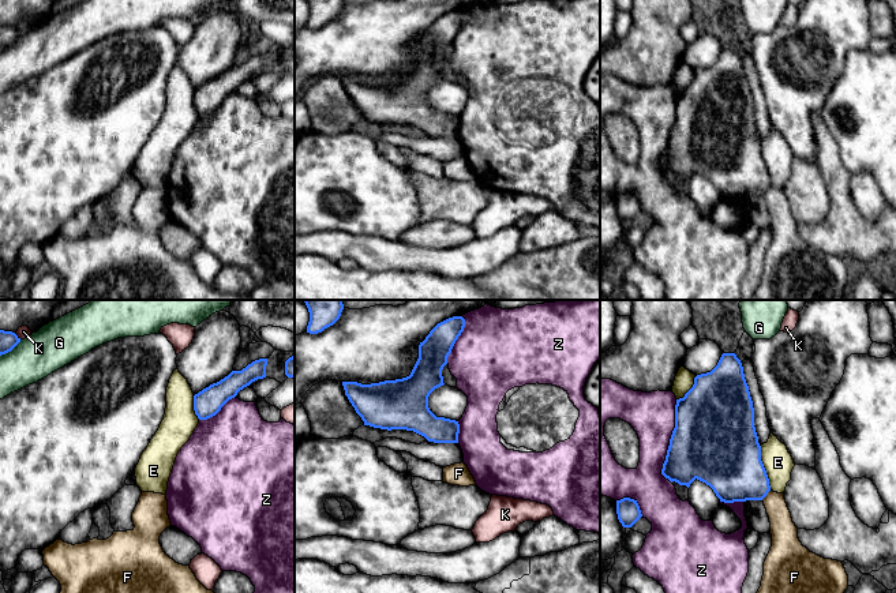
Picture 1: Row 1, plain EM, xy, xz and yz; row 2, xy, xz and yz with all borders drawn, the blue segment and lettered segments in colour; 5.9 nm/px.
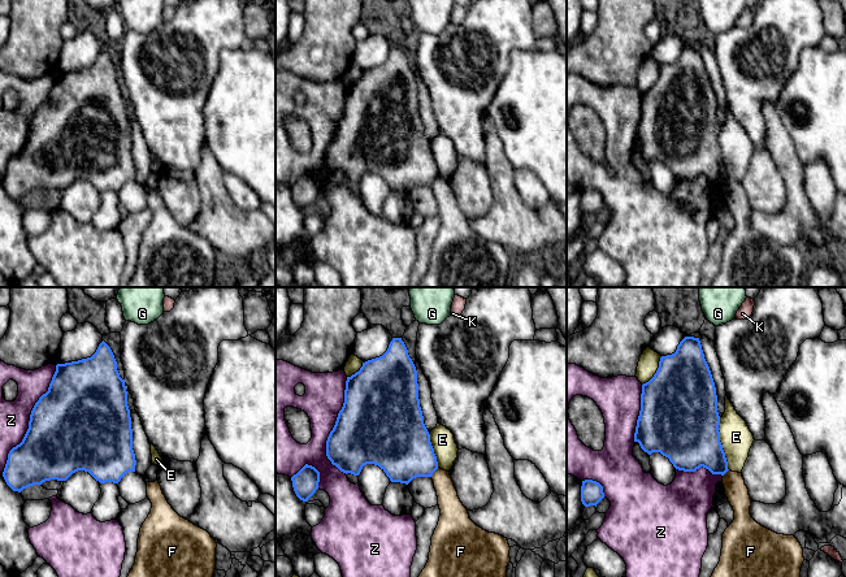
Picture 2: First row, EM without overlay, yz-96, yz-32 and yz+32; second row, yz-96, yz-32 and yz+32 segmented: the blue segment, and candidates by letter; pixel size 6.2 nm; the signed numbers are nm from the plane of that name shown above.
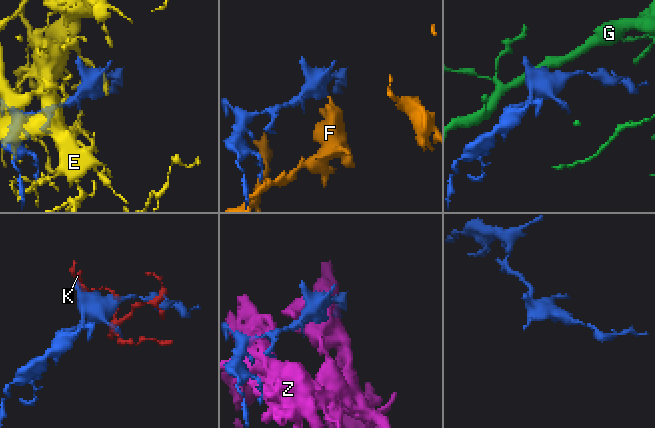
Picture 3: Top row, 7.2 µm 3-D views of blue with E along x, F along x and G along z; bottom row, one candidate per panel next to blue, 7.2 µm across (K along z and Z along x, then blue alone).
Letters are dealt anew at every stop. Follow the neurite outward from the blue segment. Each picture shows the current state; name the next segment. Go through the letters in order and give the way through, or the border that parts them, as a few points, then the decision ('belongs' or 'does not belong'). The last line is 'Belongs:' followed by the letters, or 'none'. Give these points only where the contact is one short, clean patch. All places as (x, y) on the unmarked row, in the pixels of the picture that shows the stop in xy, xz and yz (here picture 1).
E: does not belong
F: along yz (771, 184), (761, 194) | does not belong
G: does not belong
K: does not belong
Z: does not belong
Belongs: none

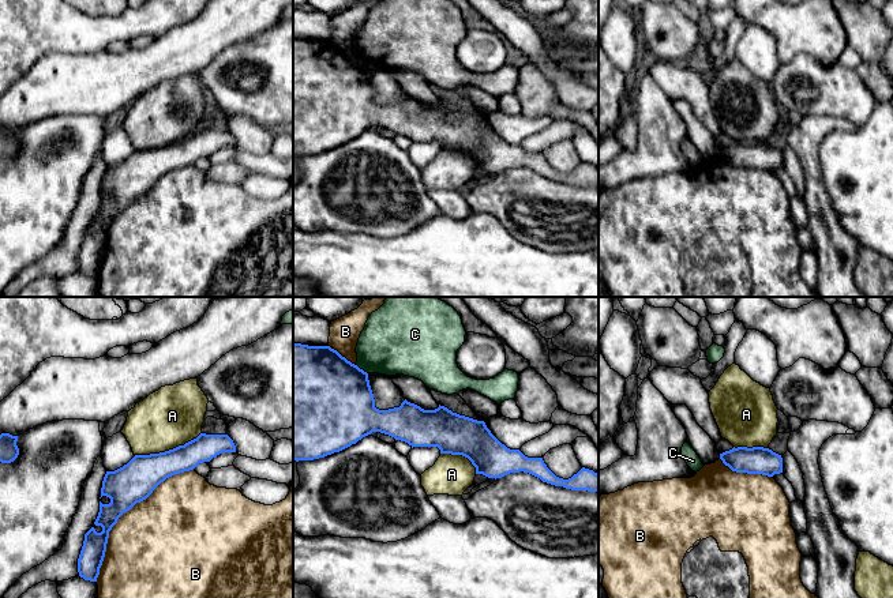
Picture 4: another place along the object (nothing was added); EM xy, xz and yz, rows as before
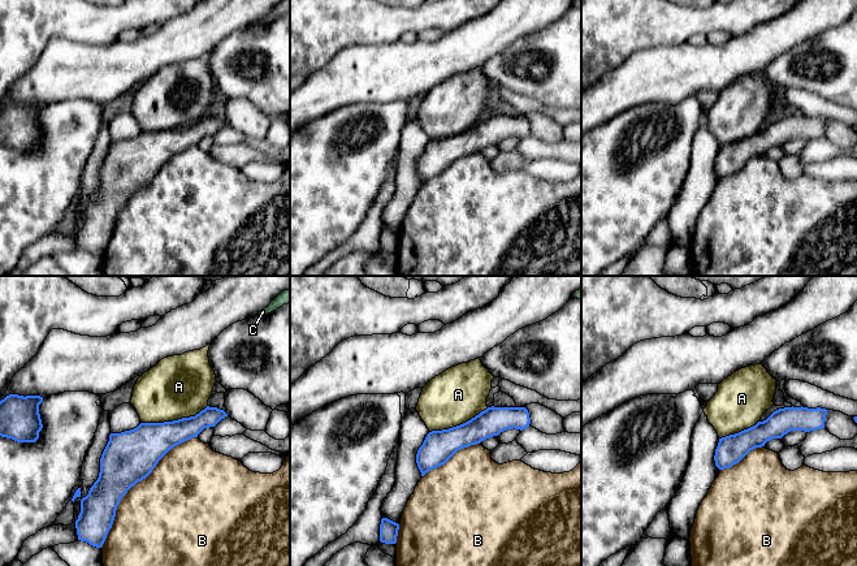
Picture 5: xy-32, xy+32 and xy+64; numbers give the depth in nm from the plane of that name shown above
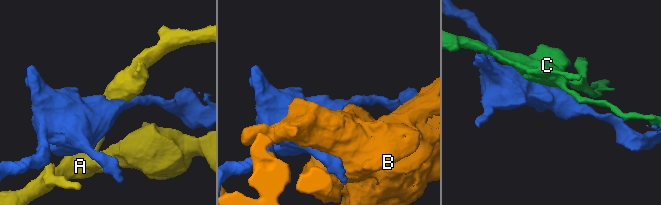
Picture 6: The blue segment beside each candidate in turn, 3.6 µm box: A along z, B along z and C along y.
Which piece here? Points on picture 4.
A: belongs
B: does not belong
C: along xz (356, 59), (367, 68) | does not belong
Belongs: A

